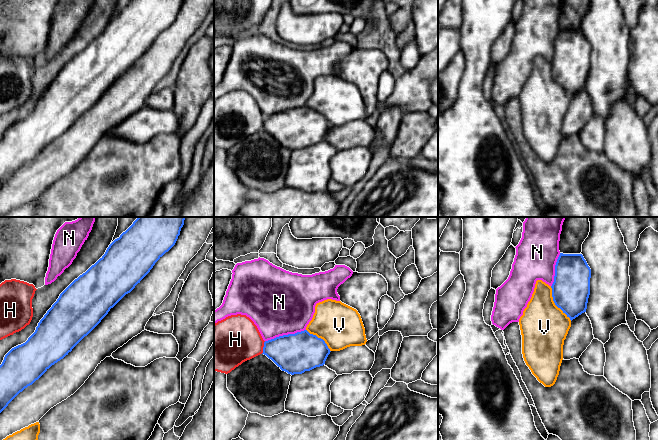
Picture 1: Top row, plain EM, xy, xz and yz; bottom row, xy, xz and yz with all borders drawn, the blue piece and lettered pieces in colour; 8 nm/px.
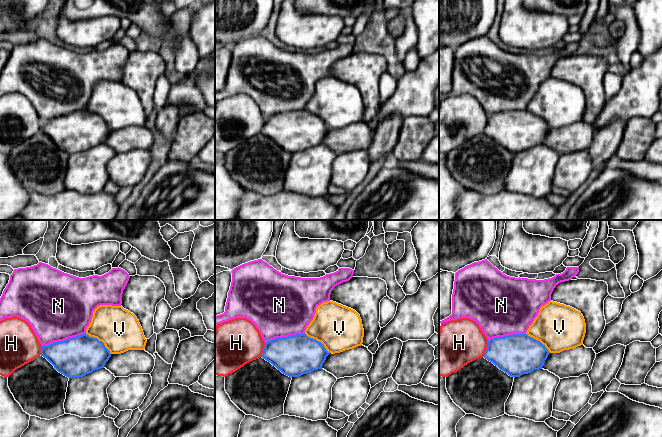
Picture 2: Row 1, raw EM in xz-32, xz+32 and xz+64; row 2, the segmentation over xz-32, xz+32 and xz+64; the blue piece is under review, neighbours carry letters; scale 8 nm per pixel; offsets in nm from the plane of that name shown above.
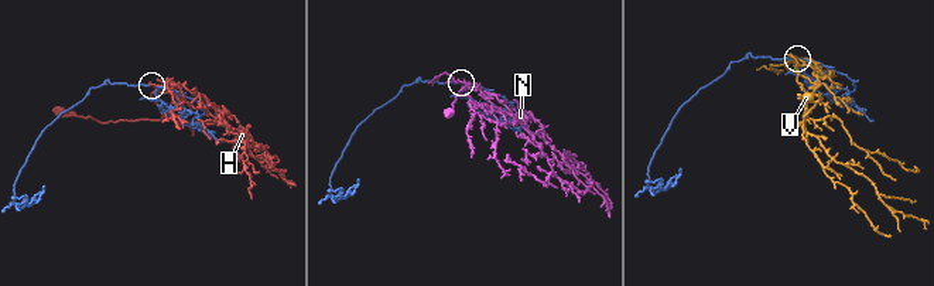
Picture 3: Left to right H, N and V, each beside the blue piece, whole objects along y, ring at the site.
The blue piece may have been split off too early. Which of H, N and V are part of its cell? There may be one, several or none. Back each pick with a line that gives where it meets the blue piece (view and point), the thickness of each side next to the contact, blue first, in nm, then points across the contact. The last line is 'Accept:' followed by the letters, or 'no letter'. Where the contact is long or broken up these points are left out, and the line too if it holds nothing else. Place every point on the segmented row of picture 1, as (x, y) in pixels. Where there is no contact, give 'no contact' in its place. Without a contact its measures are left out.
Accept: no letter

